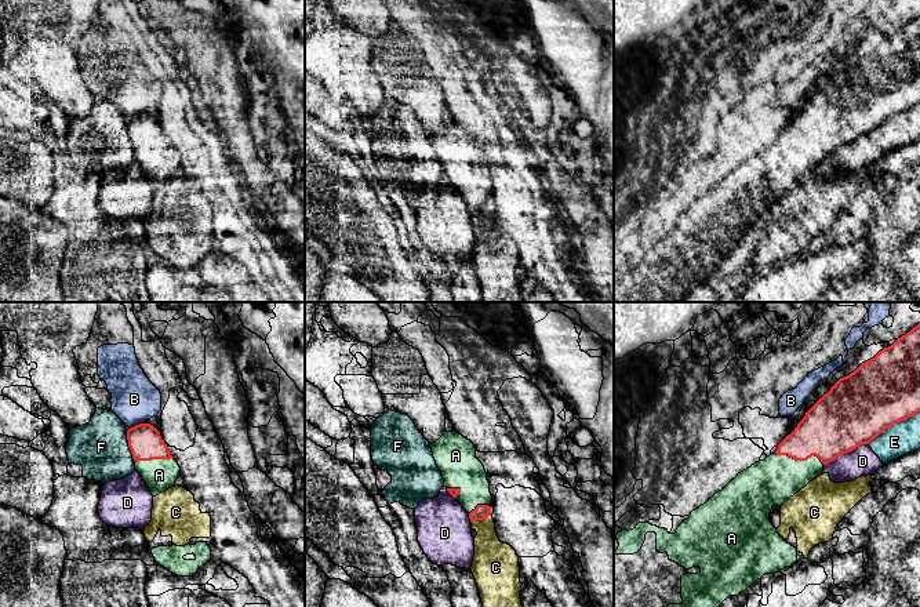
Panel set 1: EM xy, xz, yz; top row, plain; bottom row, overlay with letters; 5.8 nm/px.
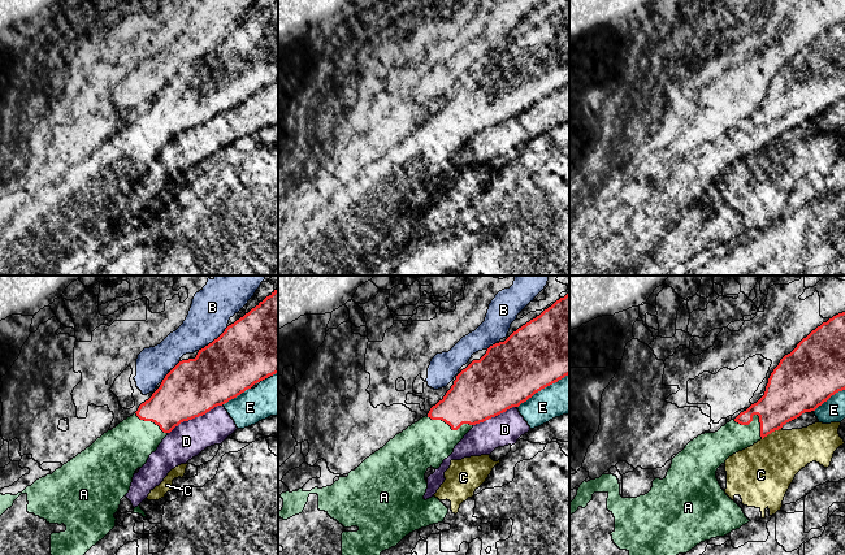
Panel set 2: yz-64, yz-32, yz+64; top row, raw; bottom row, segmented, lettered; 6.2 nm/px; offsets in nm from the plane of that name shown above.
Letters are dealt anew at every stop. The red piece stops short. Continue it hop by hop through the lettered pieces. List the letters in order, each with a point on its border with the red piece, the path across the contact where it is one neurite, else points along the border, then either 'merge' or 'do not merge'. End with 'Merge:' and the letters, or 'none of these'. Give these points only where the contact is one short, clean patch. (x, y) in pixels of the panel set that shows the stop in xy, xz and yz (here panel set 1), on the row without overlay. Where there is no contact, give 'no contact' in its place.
A: yz (800, 151) | across yz (829, 120), (800, 151), (771, 173) | merge
B: xy (135, 116) | do not merge
C: xz (480, 210) | along xz (490, 206), (471, 213) | do not merge
D: yz (846, 144) | along yz (868, 134), (861, 134), (824, 156) | do not merge
E: yz (893, 115) | do not merge
F: xy (128, 137) | do not merge
Merge: A

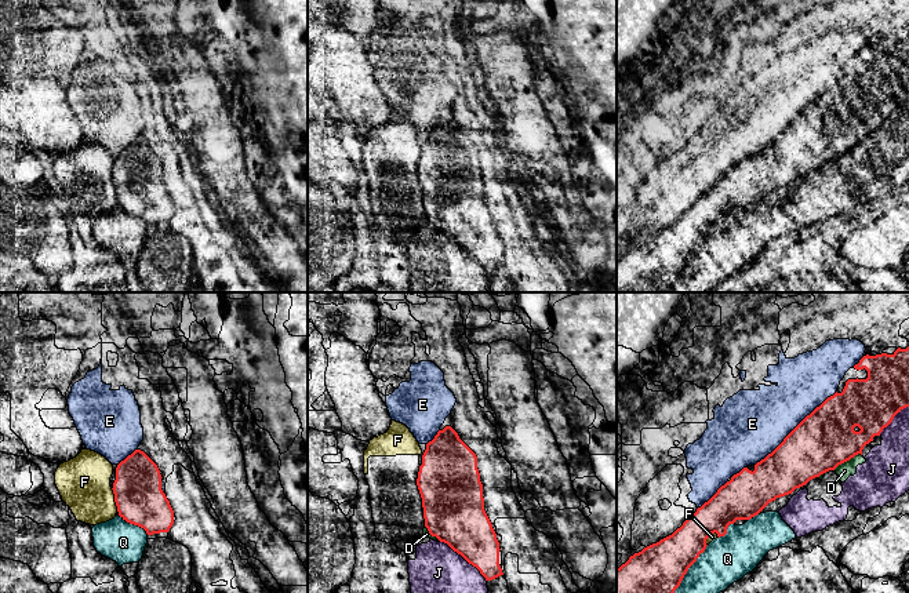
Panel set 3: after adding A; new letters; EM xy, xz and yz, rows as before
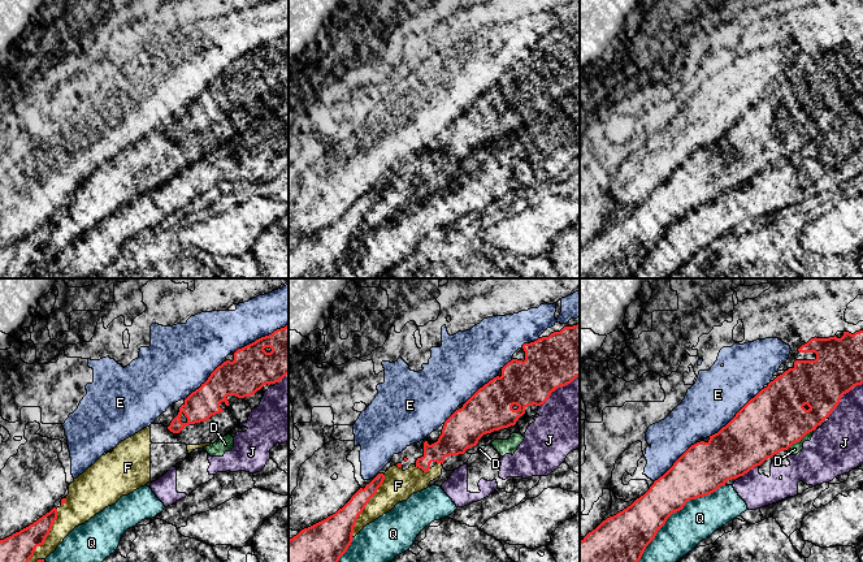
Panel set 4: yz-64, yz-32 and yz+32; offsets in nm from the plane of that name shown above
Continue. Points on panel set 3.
D: yz (847, 151) | along yz (861, 145), (839, 155), (833, 160) | do not merge
E: yz (795, 119) | do not merge
F: xy (115, 191) | do not merge
J: xz (464, 248) | do not merge
Q: yz (687, 261) | do not merge
Merge: none of these

